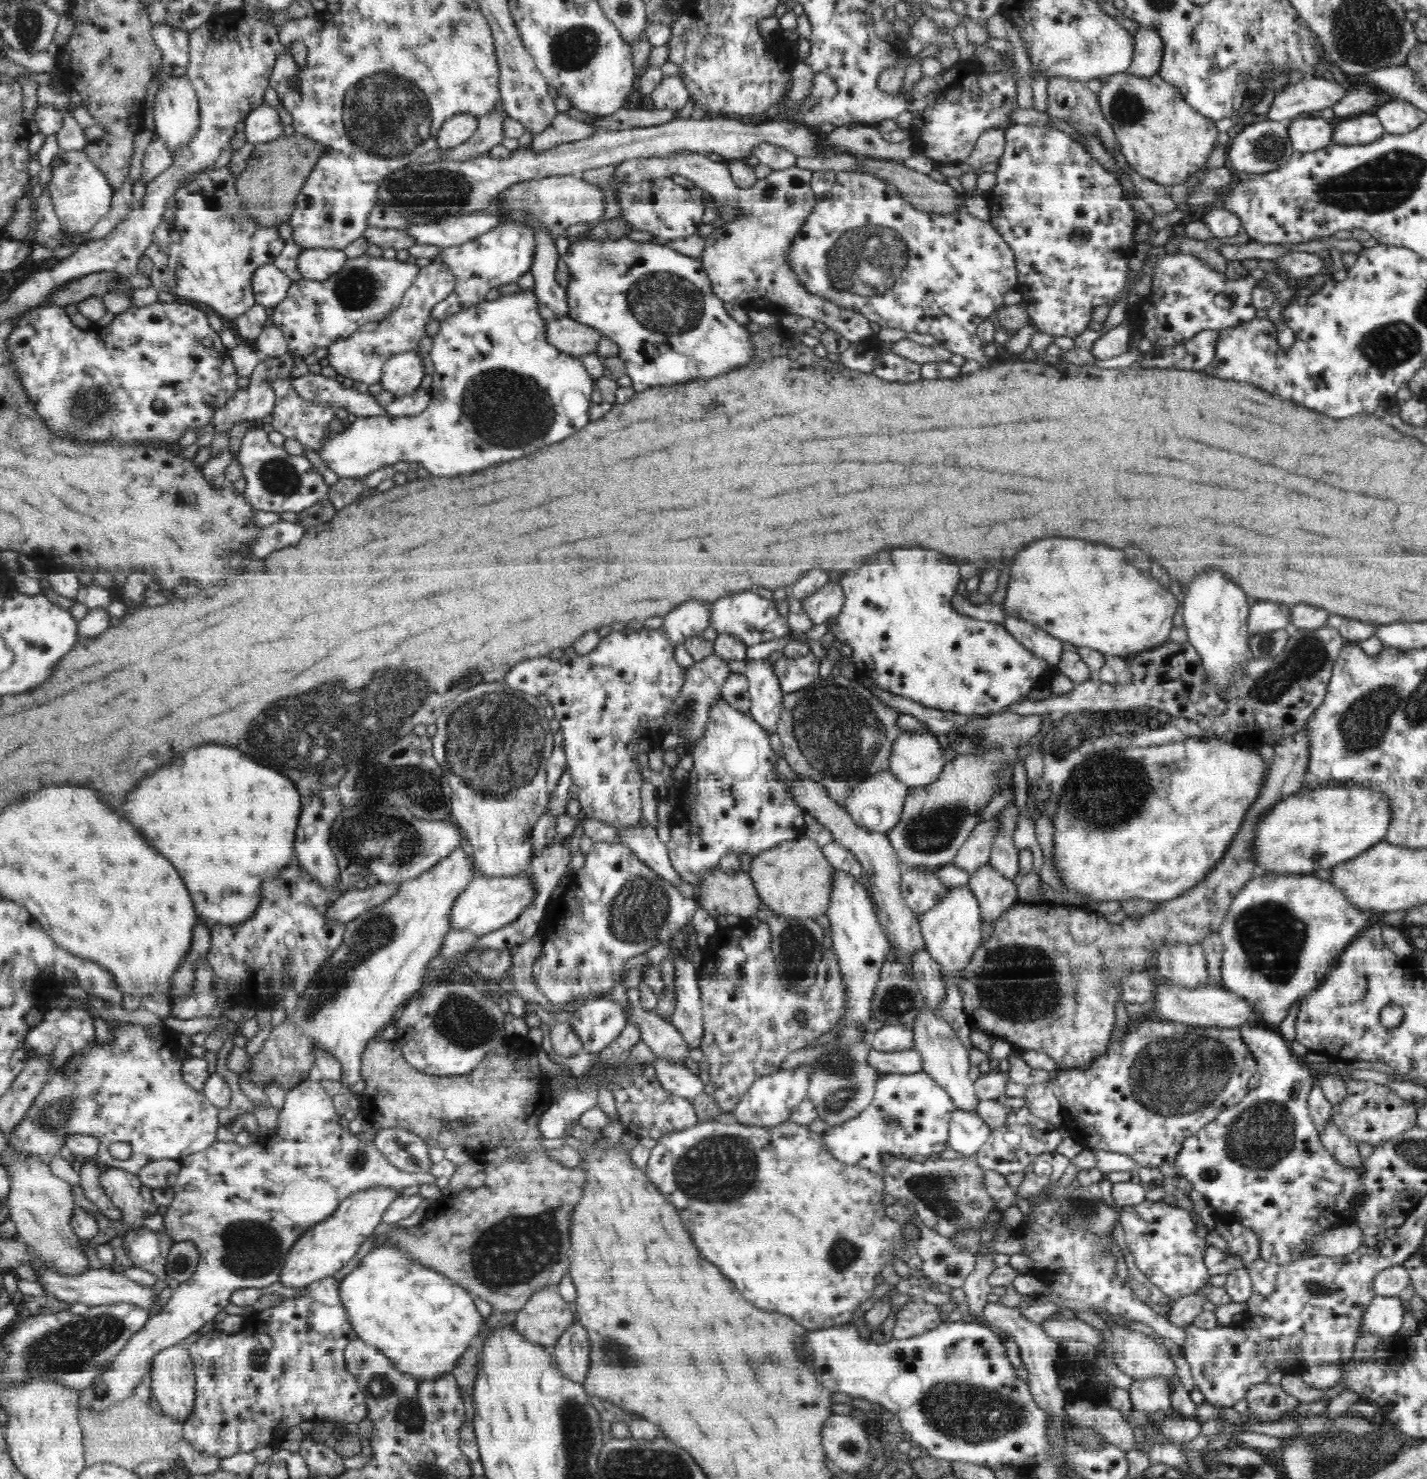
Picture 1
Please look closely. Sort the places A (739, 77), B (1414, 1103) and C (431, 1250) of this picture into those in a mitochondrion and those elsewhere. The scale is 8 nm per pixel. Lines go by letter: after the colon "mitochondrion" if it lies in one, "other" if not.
A: mitochondrion
B: other
C: other

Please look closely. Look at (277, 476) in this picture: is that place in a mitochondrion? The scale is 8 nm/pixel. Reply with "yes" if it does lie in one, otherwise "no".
yes

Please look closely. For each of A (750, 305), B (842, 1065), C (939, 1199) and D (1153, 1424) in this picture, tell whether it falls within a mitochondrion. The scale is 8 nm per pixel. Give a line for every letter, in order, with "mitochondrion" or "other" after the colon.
A: other
B: mitochondrion
C: mitochondrion
D: other

